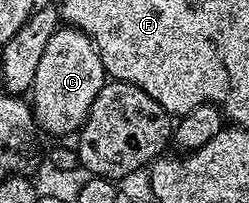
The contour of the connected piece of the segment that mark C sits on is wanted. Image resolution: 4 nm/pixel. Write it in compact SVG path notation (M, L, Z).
M69 25L59 26L55 34L51 36L50 41L47 42L46 49L43 50L42 60L39 62L39 67L33 79L31 107L36 125L40 129L42 127L45 131L57 136L76 133L83 121L86 120L91 103L95 100L95 95L106 82L107 77L101 55L99 55L89 36L85 32L79 31L78 28L72 28Z

